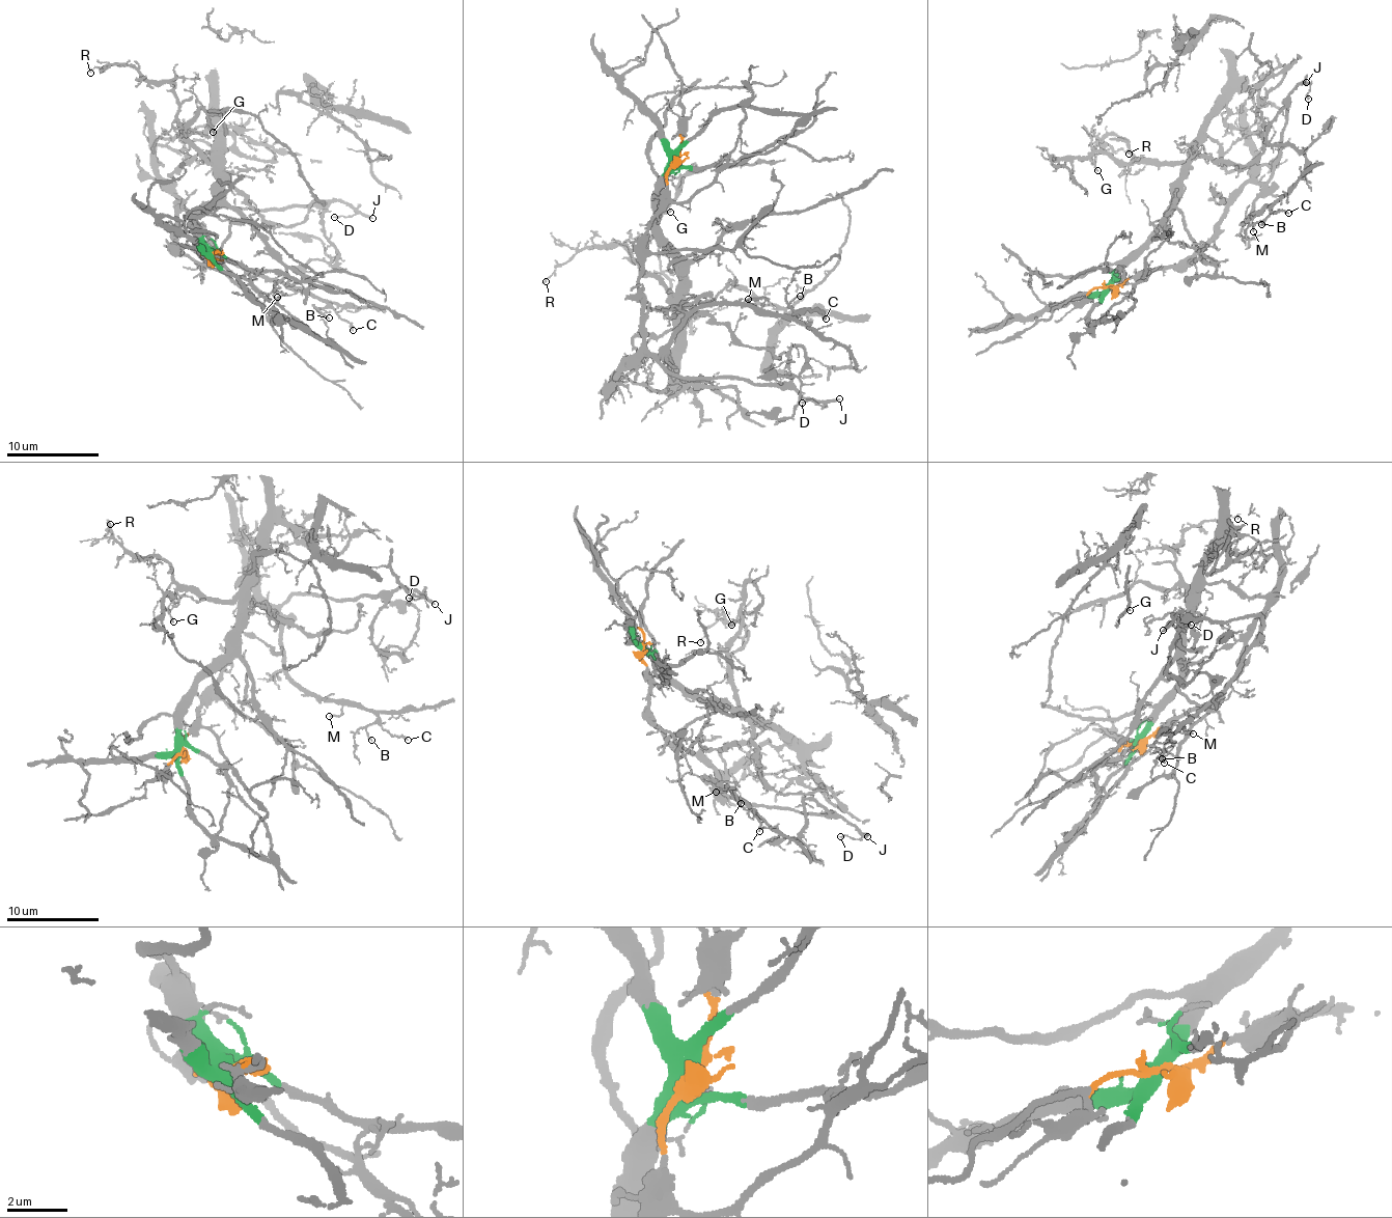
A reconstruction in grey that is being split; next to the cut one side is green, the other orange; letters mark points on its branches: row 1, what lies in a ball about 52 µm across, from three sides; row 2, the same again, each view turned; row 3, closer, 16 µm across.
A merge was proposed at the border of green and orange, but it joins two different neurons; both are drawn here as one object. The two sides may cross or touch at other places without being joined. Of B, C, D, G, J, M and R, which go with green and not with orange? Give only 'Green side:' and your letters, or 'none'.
Green side: G, R

